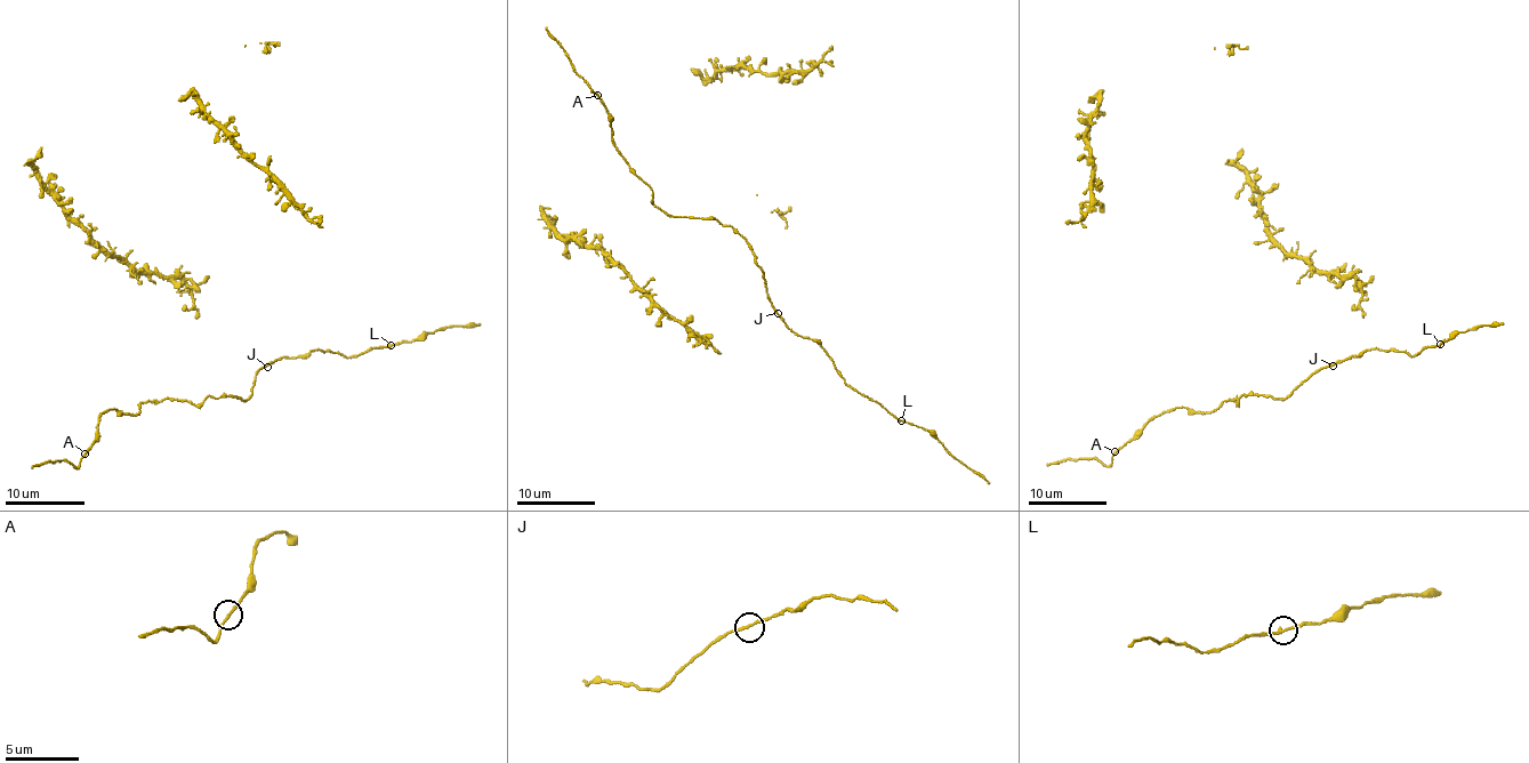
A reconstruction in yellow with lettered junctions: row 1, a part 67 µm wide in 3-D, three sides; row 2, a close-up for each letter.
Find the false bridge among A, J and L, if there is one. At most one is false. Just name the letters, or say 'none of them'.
none of them

